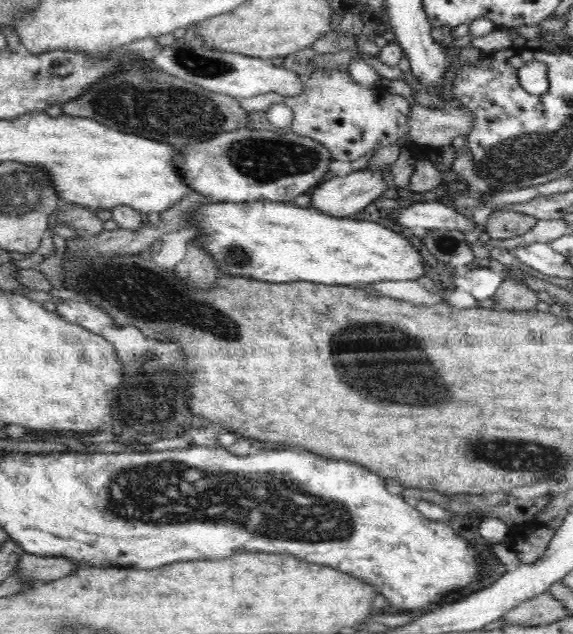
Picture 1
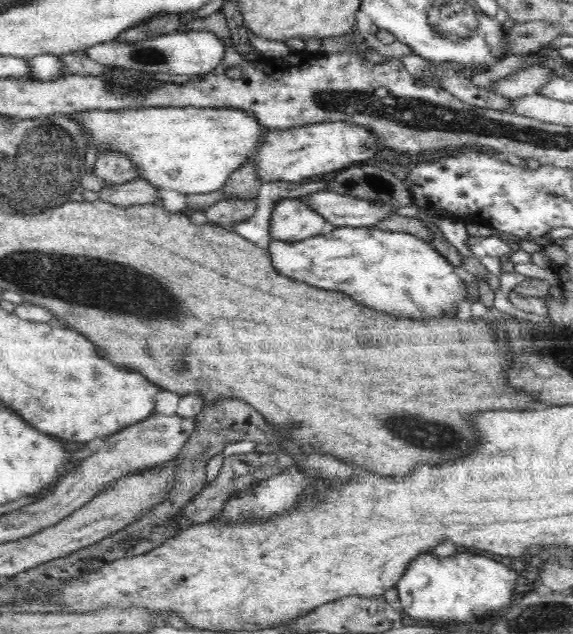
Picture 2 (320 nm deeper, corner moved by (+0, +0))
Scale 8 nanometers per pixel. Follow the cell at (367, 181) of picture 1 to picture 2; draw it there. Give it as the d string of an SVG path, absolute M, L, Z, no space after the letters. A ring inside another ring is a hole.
M295 197L275 204L270 218L270 239L300 240L320 235L329 229L324 216Z

